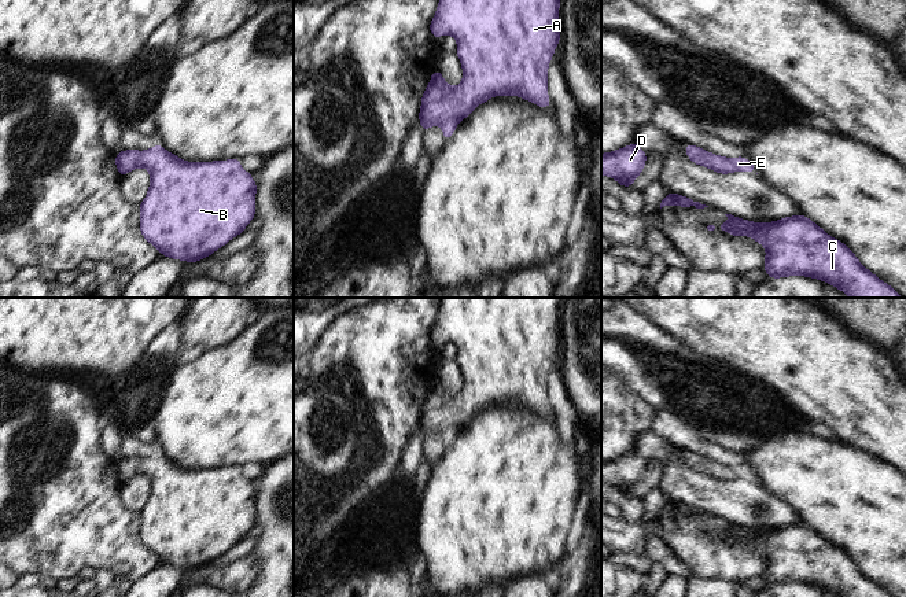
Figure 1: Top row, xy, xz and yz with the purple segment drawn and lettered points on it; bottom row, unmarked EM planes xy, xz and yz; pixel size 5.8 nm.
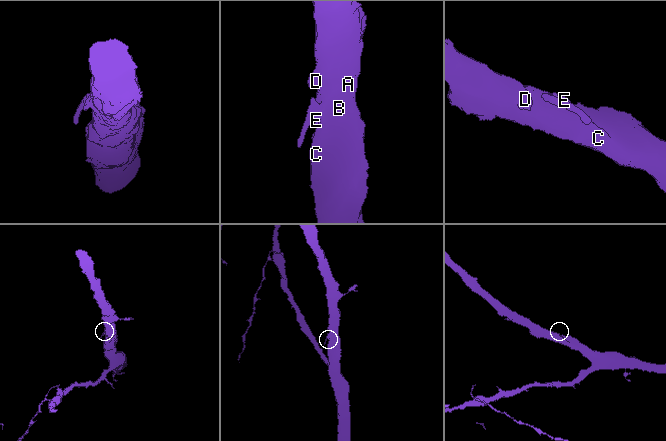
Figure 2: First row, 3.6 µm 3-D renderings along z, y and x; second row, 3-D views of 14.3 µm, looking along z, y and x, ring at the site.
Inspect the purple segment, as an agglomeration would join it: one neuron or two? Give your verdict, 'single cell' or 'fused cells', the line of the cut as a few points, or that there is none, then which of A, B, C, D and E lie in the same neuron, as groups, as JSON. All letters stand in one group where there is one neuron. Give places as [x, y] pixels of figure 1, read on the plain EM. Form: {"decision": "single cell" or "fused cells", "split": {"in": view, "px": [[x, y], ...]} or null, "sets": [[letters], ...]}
{"decision": "single cell", "split": null, "sets": [["A", "B", "C", "D", "E"]]}

